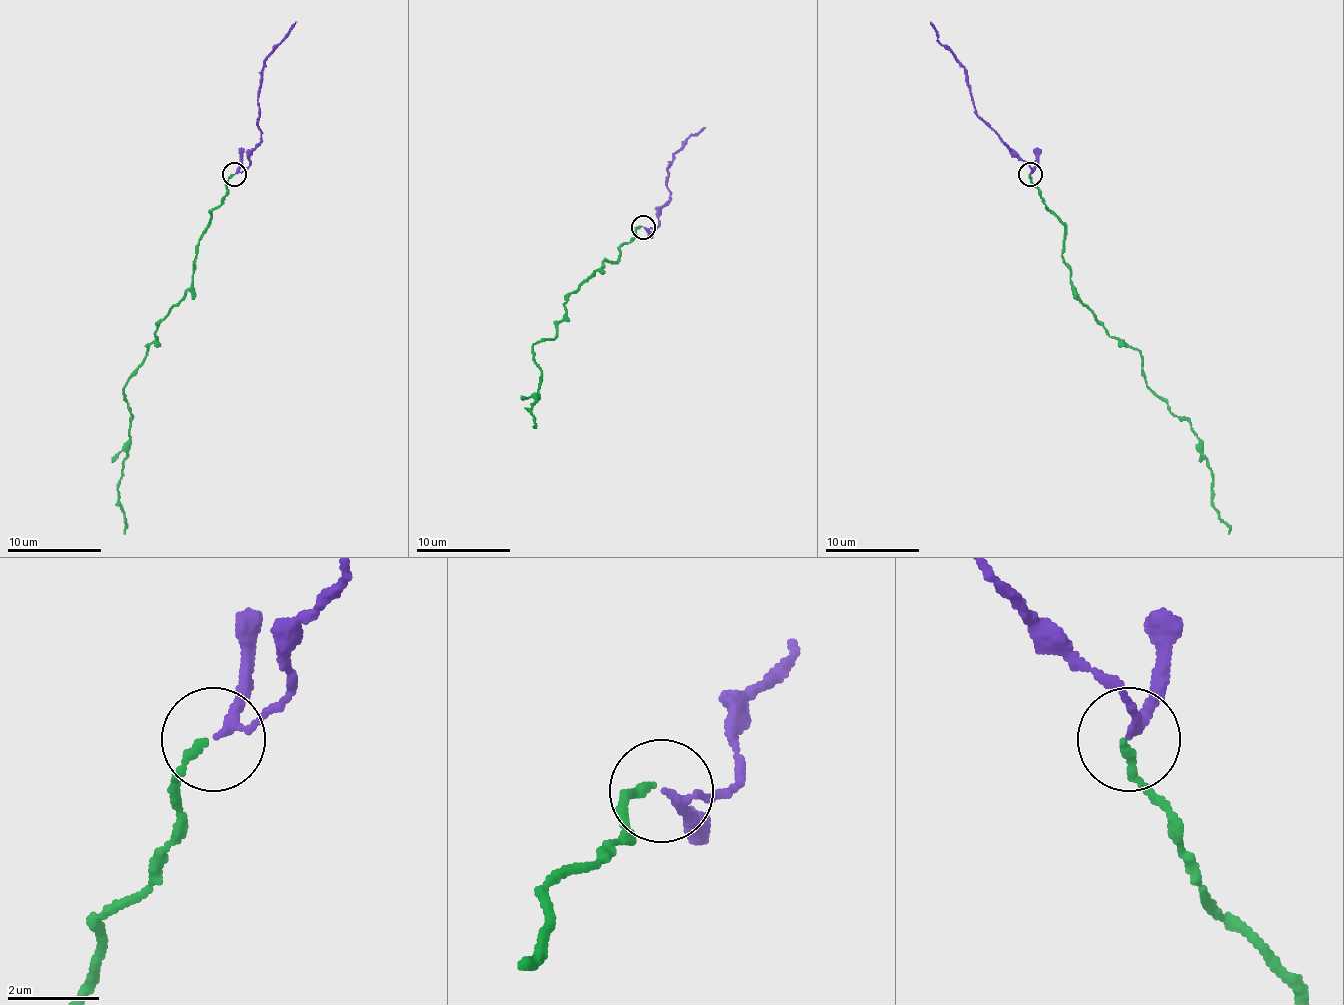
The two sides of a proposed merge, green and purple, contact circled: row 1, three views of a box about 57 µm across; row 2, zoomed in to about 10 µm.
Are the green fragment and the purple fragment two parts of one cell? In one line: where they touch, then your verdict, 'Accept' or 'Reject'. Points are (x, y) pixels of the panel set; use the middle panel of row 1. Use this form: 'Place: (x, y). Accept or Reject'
Place: (643, 227). Accept

